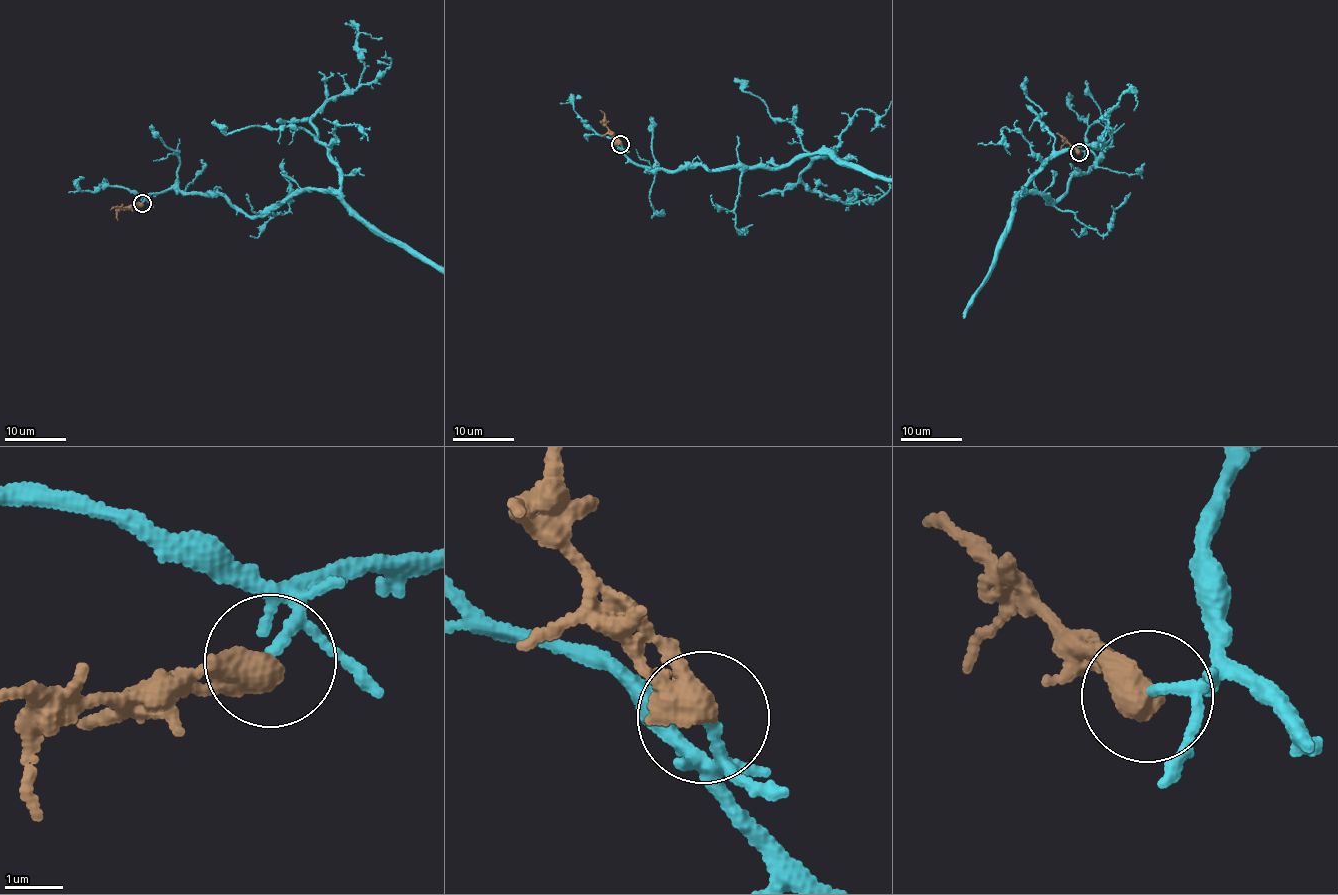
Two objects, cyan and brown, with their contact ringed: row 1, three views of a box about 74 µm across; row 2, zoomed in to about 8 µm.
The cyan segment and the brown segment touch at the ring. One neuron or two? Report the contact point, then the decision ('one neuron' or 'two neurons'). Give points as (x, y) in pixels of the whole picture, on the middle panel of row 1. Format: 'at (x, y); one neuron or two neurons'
at (620, 144); one neuron

